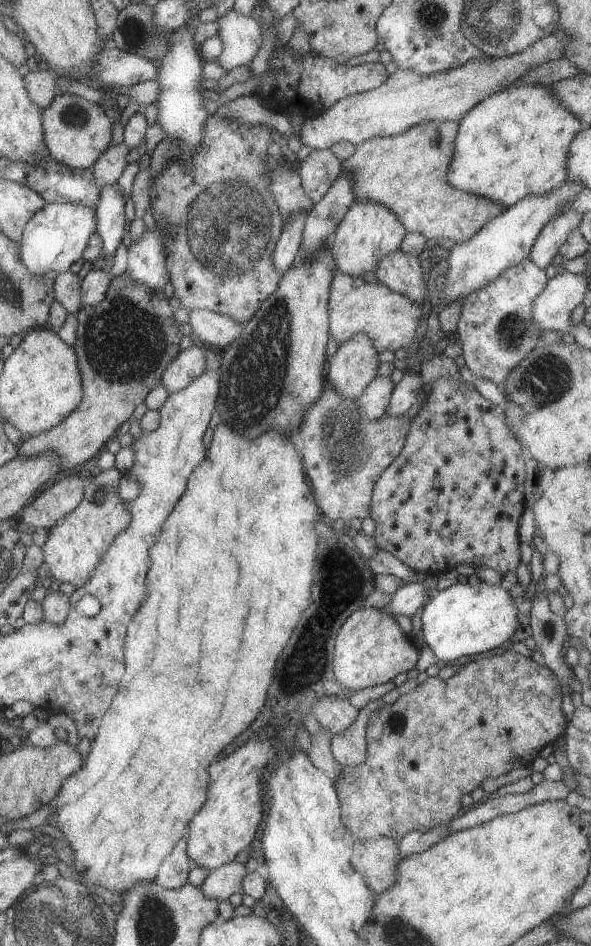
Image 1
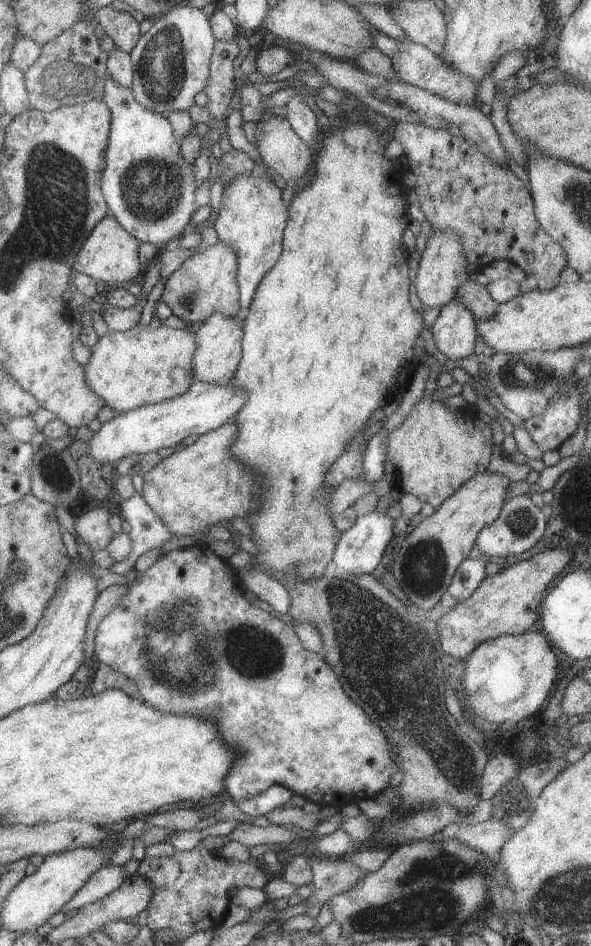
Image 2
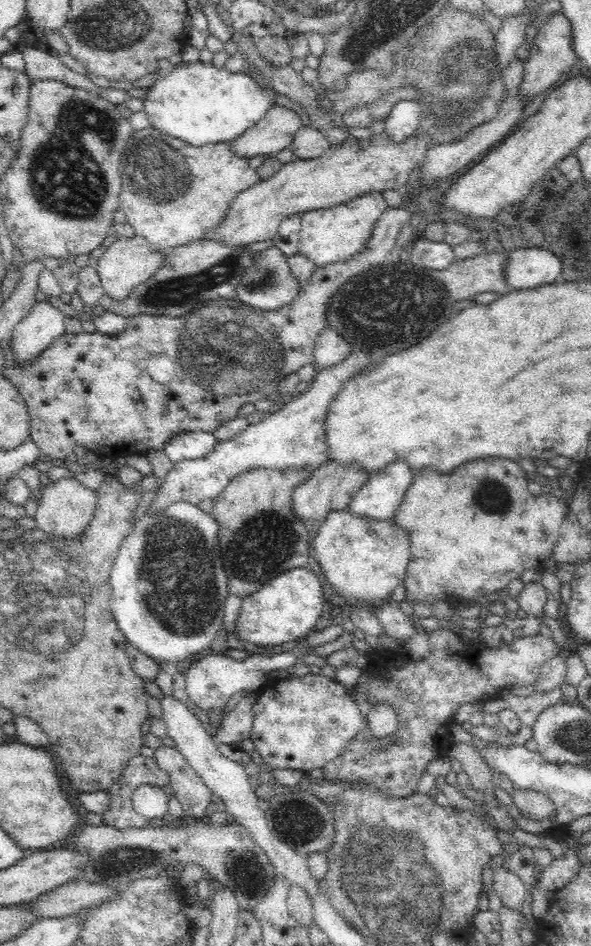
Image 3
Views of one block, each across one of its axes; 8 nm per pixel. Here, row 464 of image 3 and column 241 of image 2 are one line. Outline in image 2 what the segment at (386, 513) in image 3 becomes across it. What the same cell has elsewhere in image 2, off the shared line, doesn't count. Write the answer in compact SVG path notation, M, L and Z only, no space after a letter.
M195 381L182 396L116 413L112 420L102 424L102 428L88 440L88 452L96 462L115 466L128 456L140 456L158 452L162 448L176 447L189 436L203 436L233 420L246 400L248 394L242 388L234 388L232 384L222 386Z

